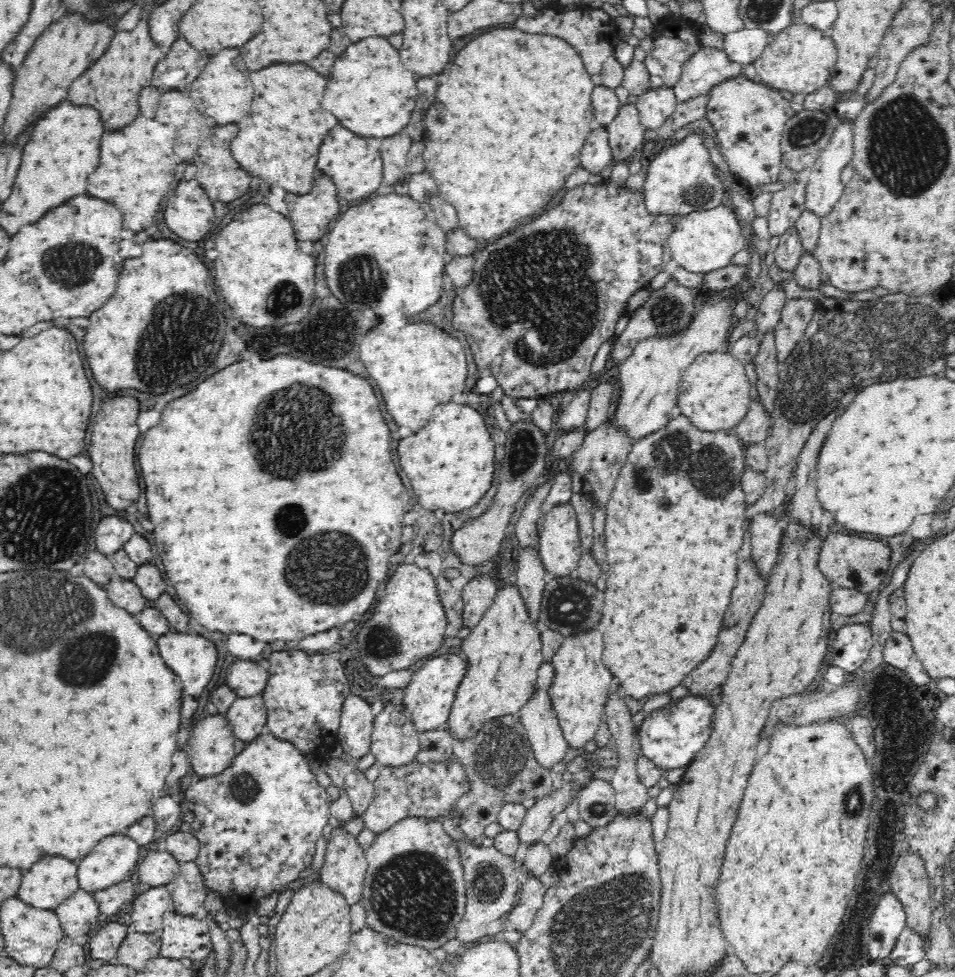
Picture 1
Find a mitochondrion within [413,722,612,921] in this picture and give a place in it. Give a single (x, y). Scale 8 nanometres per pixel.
(487, 885)

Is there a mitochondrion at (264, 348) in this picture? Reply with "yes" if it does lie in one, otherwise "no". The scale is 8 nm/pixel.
no

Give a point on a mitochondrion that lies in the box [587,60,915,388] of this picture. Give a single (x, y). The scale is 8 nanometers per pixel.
(809, 131)

